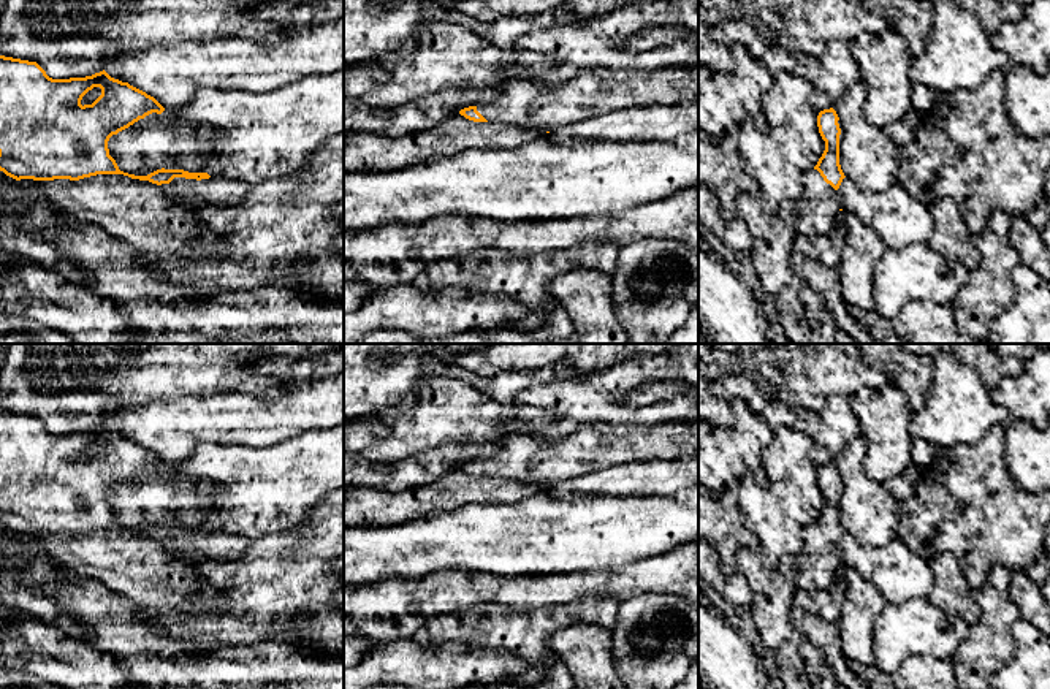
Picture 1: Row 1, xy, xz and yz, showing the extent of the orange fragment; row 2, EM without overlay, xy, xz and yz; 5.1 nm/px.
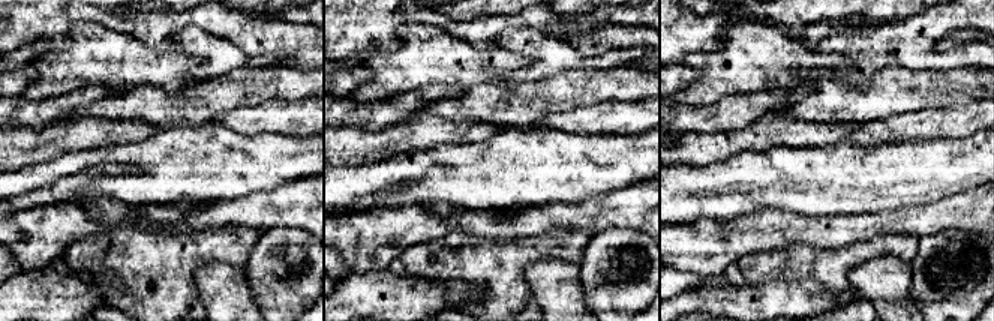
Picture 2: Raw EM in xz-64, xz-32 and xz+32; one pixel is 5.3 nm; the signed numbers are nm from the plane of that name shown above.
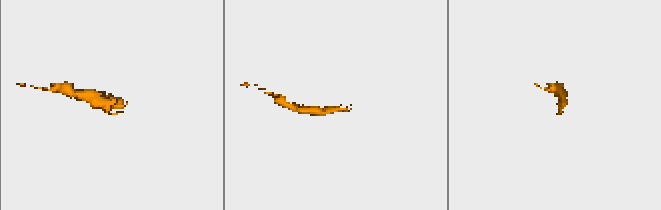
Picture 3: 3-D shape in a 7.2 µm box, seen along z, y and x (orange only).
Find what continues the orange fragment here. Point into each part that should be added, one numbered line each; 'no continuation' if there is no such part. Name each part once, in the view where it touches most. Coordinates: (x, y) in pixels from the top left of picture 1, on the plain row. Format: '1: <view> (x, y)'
1: yz (817, 566)

